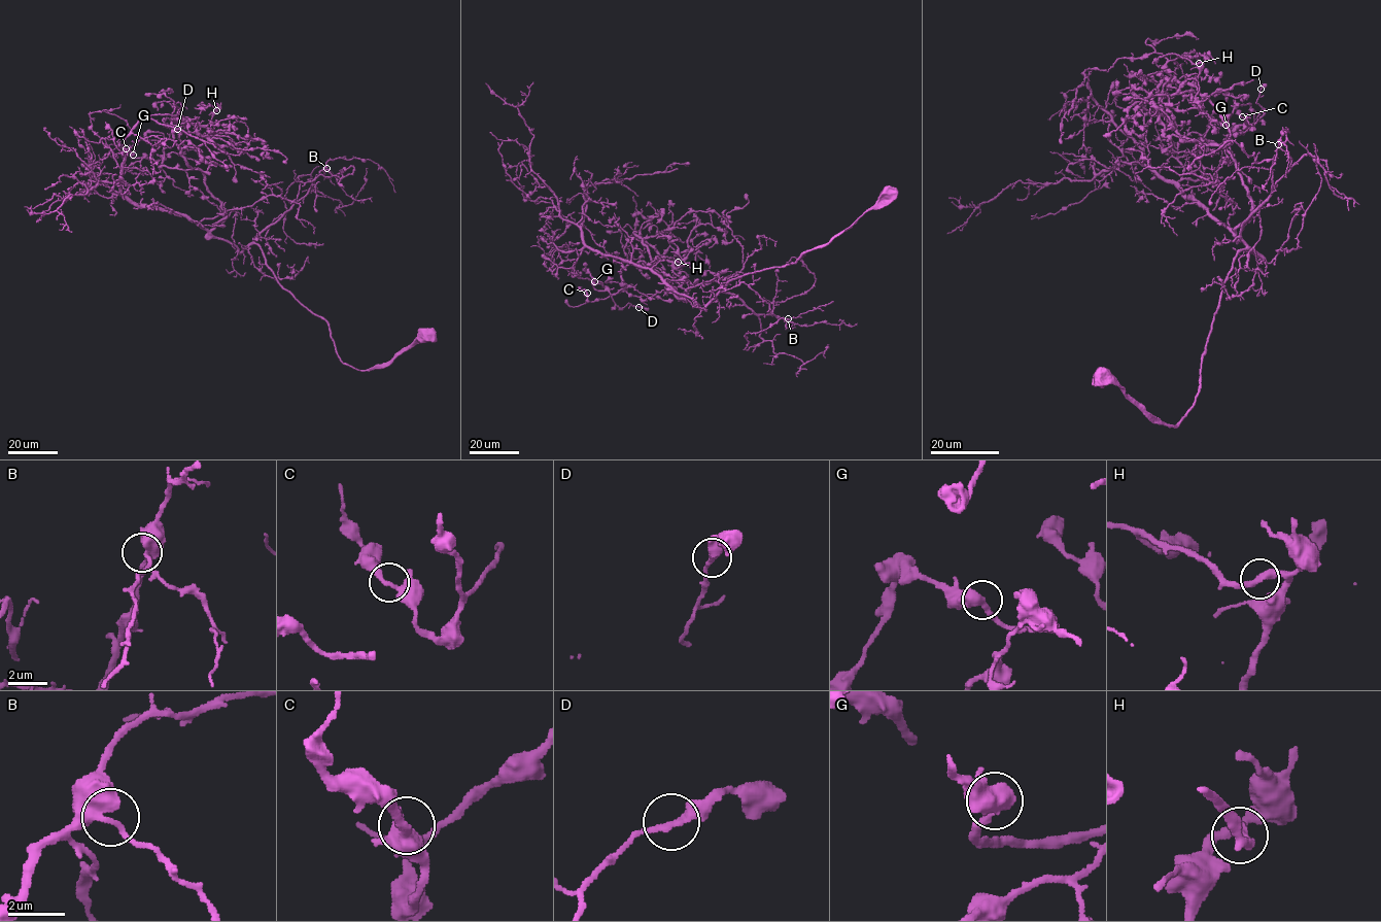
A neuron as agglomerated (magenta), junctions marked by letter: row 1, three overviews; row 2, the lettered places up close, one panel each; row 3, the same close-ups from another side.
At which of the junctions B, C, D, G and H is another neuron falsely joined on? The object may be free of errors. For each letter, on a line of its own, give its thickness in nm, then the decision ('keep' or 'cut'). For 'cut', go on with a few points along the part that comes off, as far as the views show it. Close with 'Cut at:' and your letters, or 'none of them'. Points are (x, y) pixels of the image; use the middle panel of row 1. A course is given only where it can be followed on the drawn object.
B: 360 nm thick; keep
C: 320 nm thick; keep
D: 280 nm thick; keep
G: 440 nm thick; keep
H: 380 nm thick; keep
Cut at: none of them

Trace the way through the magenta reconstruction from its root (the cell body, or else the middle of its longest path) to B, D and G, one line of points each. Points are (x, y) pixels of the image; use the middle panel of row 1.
B: (890, 193), (828, 242), (805, 250), (794, 263), (733, 278), (716, 295), (732, 294), (757, 314), (788, 318)
D: (890, 193), (794, 263), (731, 279), (703, 309), (644, 262), (629, 264), (612, 299), (639, 307)
G: (890, 193), (794, 263), (731, 279), (703, 309), (643, 261), (624, 268), (615, 294), (594, 281)

